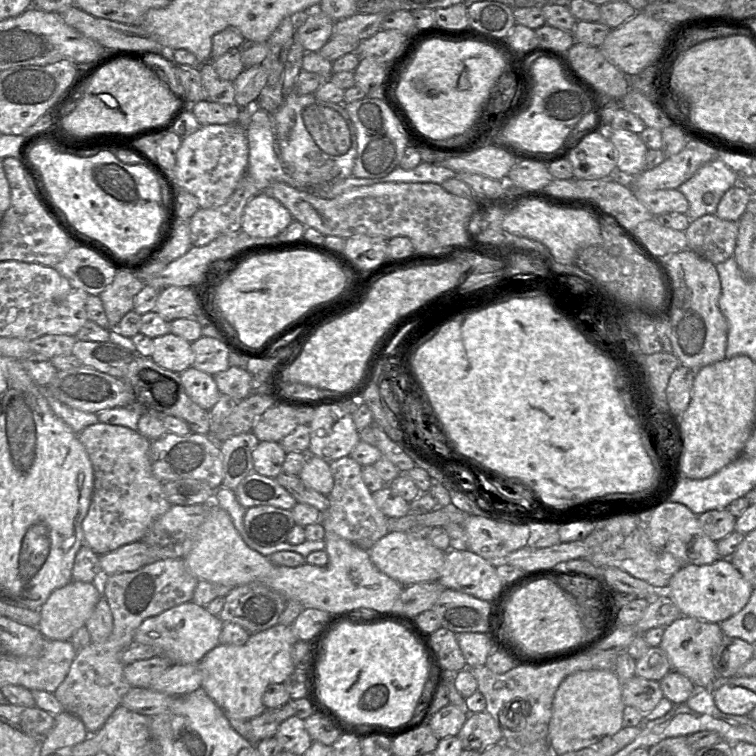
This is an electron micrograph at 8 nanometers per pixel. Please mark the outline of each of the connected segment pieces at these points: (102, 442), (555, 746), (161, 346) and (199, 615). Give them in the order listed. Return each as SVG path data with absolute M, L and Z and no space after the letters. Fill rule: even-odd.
M100 422L83 429L78 434L78 439L86 450L94 474L91 502L81 524L83 545L100 556L123 545L140 541L150 525L172 506L164 496L163 483L152 473L149 457L151 441L135 430Z
M614 670L579 671L567 676L555 692L549 722L549 743L553 754L562 755L597 744L619 732L625 704L621 682Z
M168 333L154 338L153 345L151 359L158 366L176 373L192 367L194 354L191 343L182 337Z
M192 601L146 618L136 629L133 642L155 647L172 664L198 664L202 658L220 644L224 622L210 614L206 607Z

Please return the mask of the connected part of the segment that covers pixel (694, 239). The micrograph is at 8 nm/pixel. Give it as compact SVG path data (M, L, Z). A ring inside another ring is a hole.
M704 215L686 229L687 249L714 265L720 264L733 257L738 229L739 221Z

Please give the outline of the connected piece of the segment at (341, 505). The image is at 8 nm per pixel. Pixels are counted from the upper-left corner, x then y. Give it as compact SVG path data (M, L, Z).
M350 456L330 463L334 479L332 491L327 496L329 508L321 513L321 523L325 532L334 532L339 537L368 551L388 531L388 518L376 506L373 494L362 479L362 466Z

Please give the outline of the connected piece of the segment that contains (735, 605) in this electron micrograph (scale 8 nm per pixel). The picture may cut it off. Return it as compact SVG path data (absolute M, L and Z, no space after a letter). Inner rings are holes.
M720 558L719 560L715 561L714 563L711 564L706 564L706 565L693 565L693 564L688 564L688 565L683 565L670 579L669 584L667 586L667 589L661 592L666 592L675 602L677 607L679 608L682 616L687 616L687 617L693 617L696 618L700 621L706 621L709 623L716 623L719 624L728 618L734 616L737 614L739 611L741 611L746 604L748 603L751 593L753 591L753 586L744 579L744 577L741 575L741 573L733 566L731 561L726 558Z

